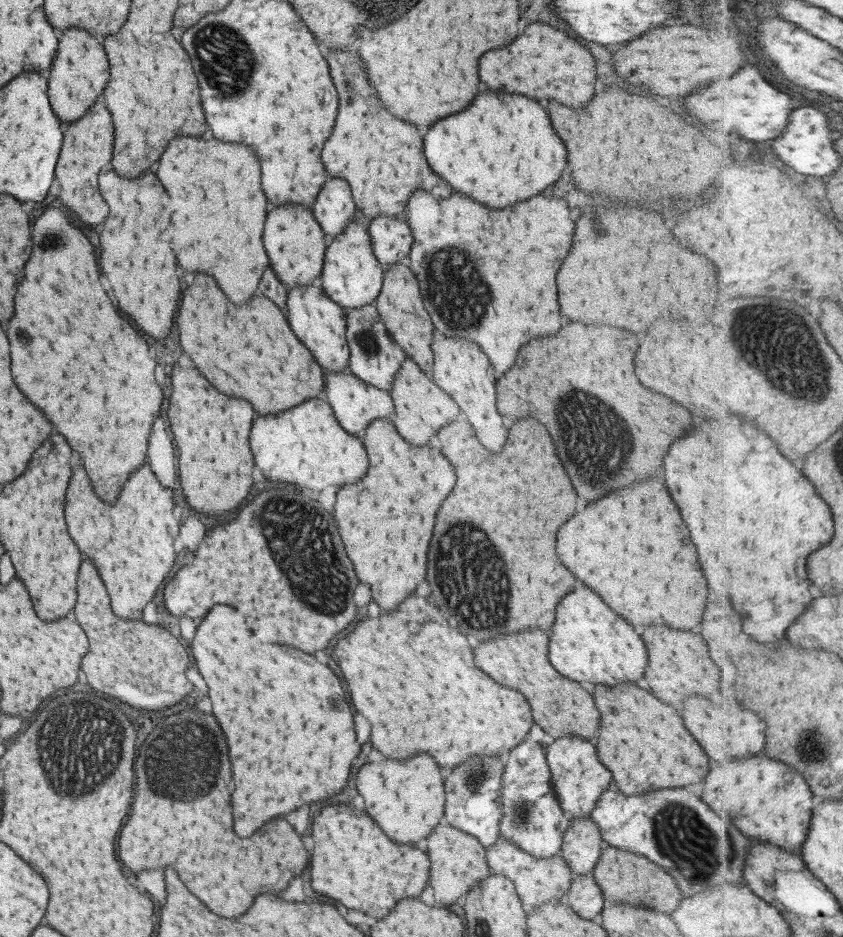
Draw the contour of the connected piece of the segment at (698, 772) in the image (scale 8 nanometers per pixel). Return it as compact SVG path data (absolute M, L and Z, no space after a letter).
M634 684L606 688L594 685L593 699L601 712L597 757L612 773L613 786L622 794L644 794L660 788L680 788L702 782L708 774L708 756L688 734L682 718L652 694Z

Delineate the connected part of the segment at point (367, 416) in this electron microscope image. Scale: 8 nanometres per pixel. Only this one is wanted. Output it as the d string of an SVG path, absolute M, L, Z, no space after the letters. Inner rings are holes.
M348 369L343 372L324 372L325 391L330 400L335 417L348 434L362 439L367 426L377 418L391 418L395 409L389 391L380 390L352 374Z

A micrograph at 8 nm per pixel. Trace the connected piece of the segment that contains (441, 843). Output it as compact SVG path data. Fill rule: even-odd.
M442 820L434 832L426 838L428 858L432 862L430 866L430 886L434 888L434 896L442 904L454 904L466 896L473 886L480 884L484 878L492 875L491 868L487 864L487 851L483 844L473 836L458 830L454 826Z

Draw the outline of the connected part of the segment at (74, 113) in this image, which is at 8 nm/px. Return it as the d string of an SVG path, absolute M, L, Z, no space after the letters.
M66 30L60 38L60 48L54 58L50 80L48 80L48 98L52 102L54 114L64 122L80 120L98 100L108 84L108 60L104 46L86 30Z

